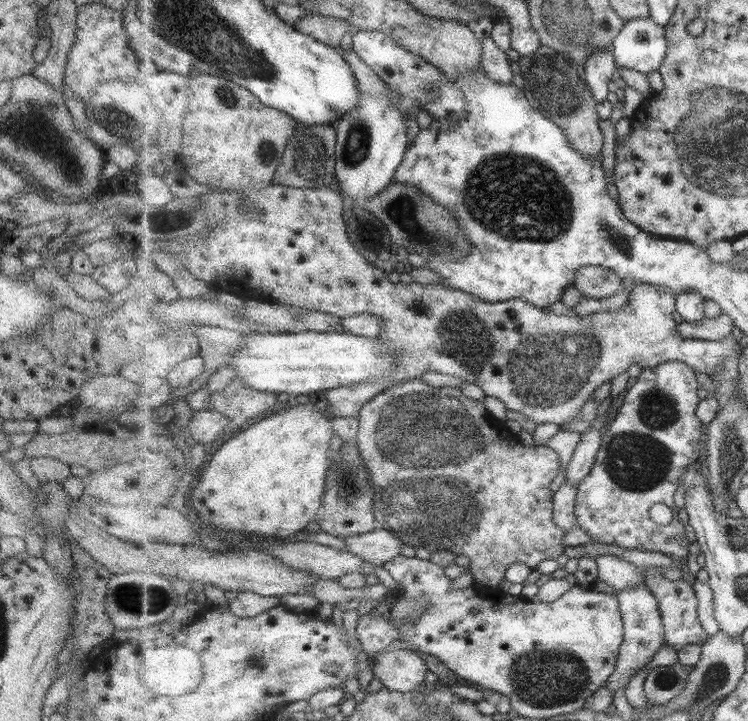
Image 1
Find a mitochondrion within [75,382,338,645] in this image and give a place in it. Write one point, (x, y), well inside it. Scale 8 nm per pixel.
(132, 599)

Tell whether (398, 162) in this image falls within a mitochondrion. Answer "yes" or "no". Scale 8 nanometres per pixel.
no

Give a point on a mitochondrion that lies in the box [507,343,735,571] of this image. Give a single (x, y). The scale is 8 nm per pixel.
(638, 460)

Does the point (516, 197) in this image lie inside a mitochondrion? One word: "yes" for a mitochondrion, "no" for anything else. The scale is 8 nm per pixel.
yes

